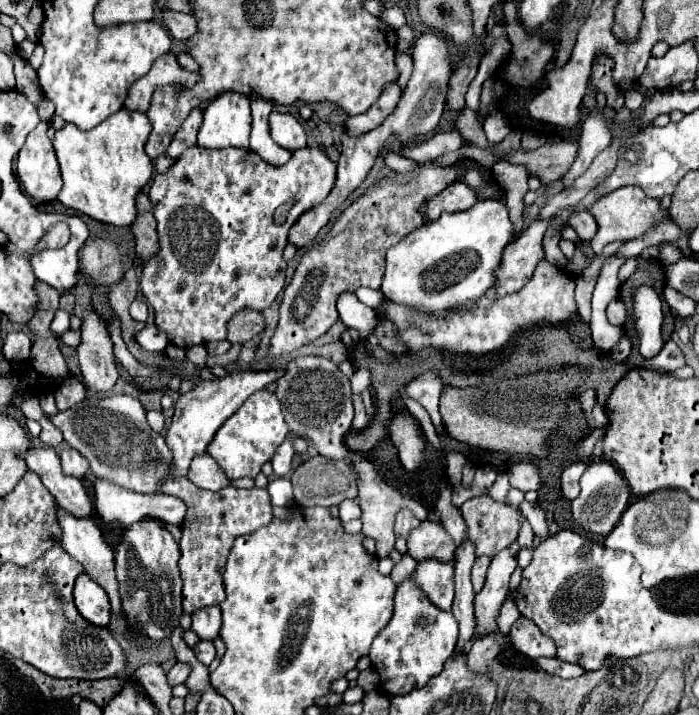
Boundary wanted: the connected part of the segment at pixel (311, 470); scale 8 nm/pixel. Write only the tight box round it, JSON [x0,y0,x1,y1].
[291,454,357,506]

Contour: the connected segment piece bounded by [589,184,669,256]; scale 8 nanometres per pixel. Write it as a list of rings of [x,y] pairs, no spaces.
[[[631,184],[609,192],[609,196],[601,196],[601,200],[595,200],[595,204],[591,204],[589,212],[593,214],[593,218],[599,226],[595,238],[591,240],[591,250],[595,256],[599,256],[603,252],[603,248],[615,240],[633,240],[633,238],[645,234],[647,230],[651,230],[651,226],[655,226],[657,222],[669,220],[667,210],[659,208],[659,200],[645,196],[645,192],[641,188],[631,186]]]

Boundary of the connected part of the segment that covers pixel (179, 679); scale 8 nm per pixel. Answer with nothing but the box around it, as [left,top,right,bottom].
[167,662,191,686]

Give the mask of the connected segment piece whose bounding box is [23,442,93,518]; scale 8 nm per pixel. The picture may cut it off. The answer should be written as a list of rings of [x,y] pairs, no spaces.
[[[31,444],[31,448],[23,454],[29,470],[37,472],[41,476],[41,482],[47,486],[47,490],[55,496],[57,504],[61,508],[67,508],[71,514],[89,518],[93,514],[93,502],[87,496],[85,486],[79,478],[67,476],[61,470],[61,460],[49,446],[37,446]]]

